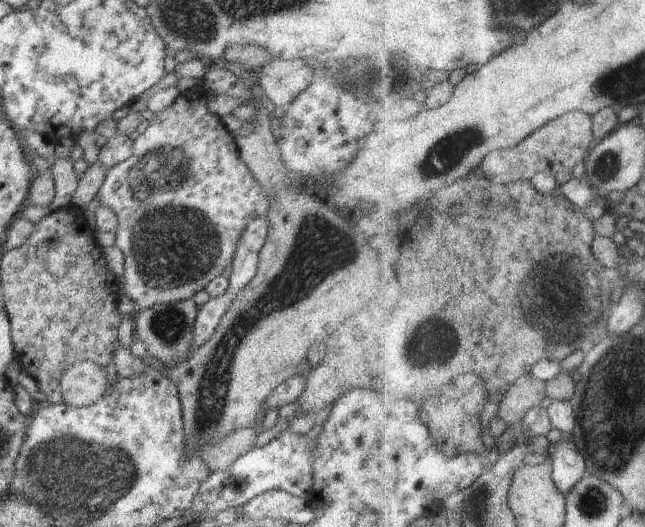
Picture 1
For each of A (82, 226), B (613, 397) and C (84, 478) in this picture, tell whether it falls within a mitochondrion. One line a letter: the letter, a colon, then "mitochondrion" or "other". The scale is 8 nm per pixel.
A: other
B: mitochondrion
C: mitochondrion

